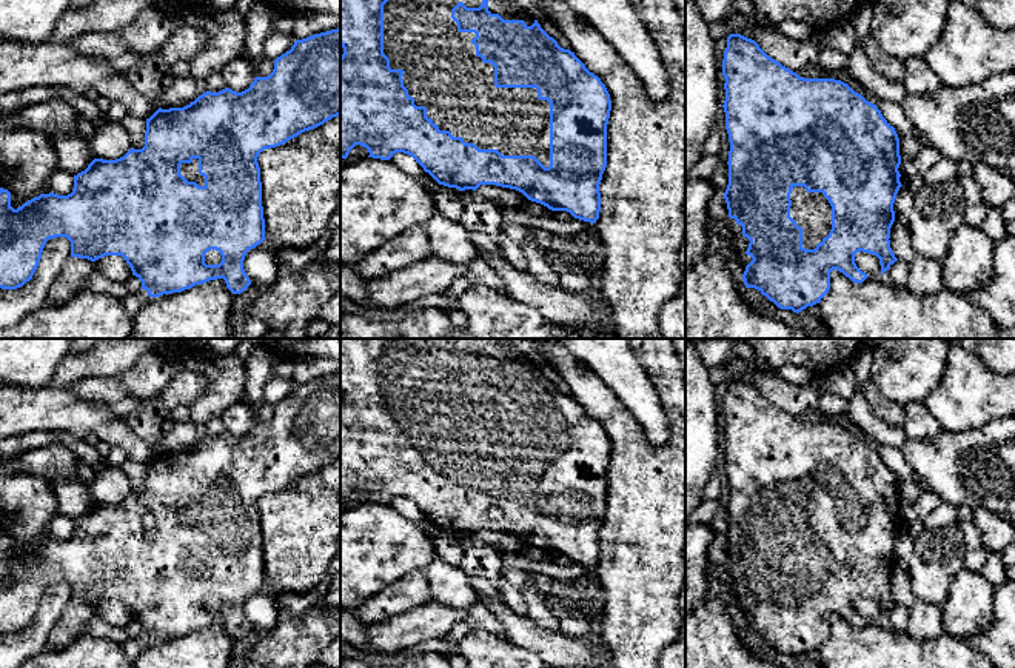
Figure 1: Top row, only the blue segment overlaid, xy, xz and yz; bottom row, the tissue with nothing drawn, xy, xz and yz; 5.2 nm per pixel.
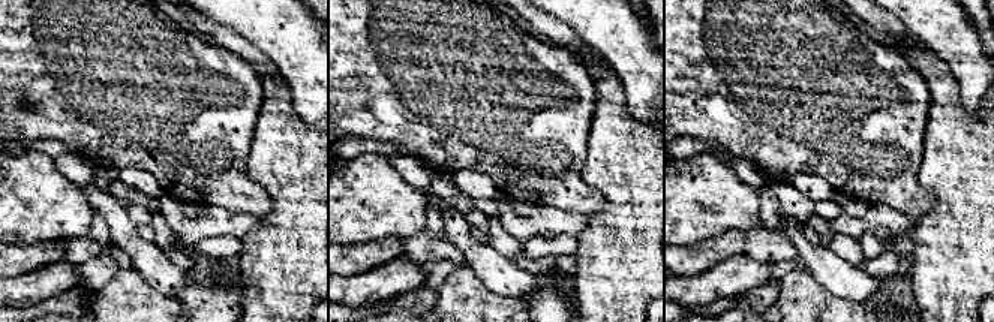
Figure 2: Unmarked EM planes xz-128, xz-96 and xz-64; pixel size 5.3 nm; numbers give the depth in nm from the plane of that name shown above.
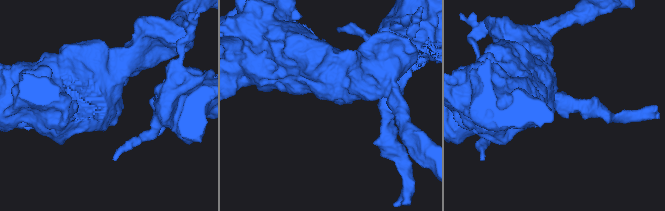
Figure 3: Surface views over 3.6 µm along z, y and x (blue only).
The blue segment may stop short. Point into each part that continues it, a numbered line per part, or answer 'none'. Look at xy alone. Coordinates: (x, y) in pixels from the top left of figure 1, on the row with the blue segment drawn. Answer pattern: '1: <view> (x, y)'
1: xy (190, 171)

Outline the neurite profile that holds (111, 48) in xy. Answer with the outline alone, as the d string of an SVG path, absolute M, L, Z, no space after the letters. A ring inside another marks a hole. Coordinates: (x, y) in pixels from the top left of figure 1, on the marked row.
M119 32L82 34L66 45L75 48L83 55L106 62L120 72L137 68L143 58L143 55L129 49Z

